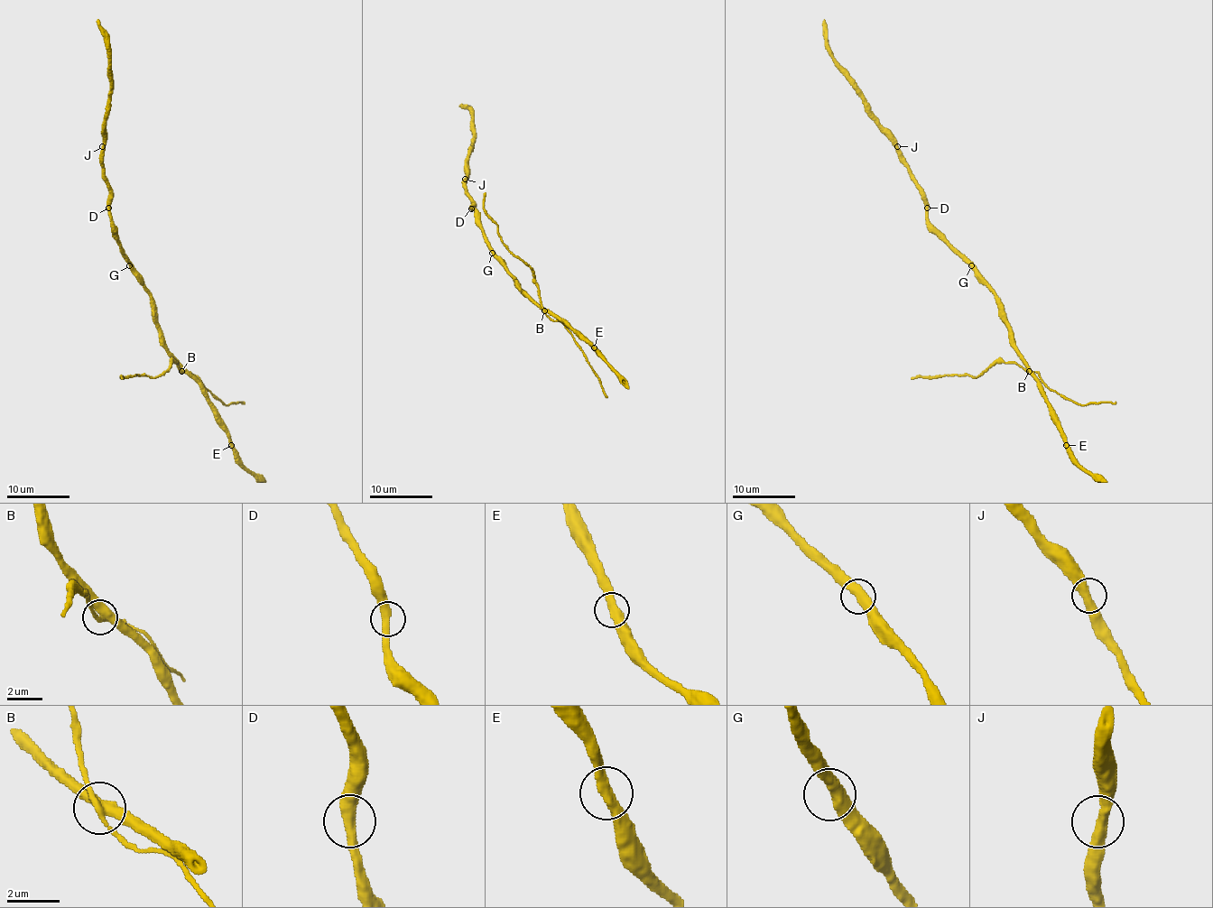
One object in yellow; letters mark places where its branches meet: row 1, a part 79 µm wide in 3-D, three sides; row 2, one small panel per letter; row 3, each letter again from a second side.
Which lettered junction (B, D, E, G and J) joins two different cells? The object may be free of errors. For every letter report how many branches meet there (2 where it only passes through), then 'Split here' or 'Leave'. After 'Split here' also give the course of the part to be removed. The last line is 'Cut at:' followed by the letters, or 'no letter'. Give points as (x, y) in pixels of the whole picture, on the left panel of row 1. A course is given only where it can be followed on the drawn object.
B: Branches: 4. Split here. Course of the part to remove: (181, 371), (173, 362), (156, 377), (135, 375), (123, 375), (123, 379)
D: Branches: 2. Leave
E: Branches: 2. Leave
G: Branches: 2. Leave
J: Branches: 2. Leave
Cut at: B

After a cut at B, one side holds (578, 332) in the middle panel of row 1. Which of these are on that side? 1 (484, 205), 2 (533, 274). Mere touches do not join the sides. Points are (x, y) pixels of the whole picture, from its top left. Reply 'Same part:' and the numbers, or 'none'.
Same part: none

